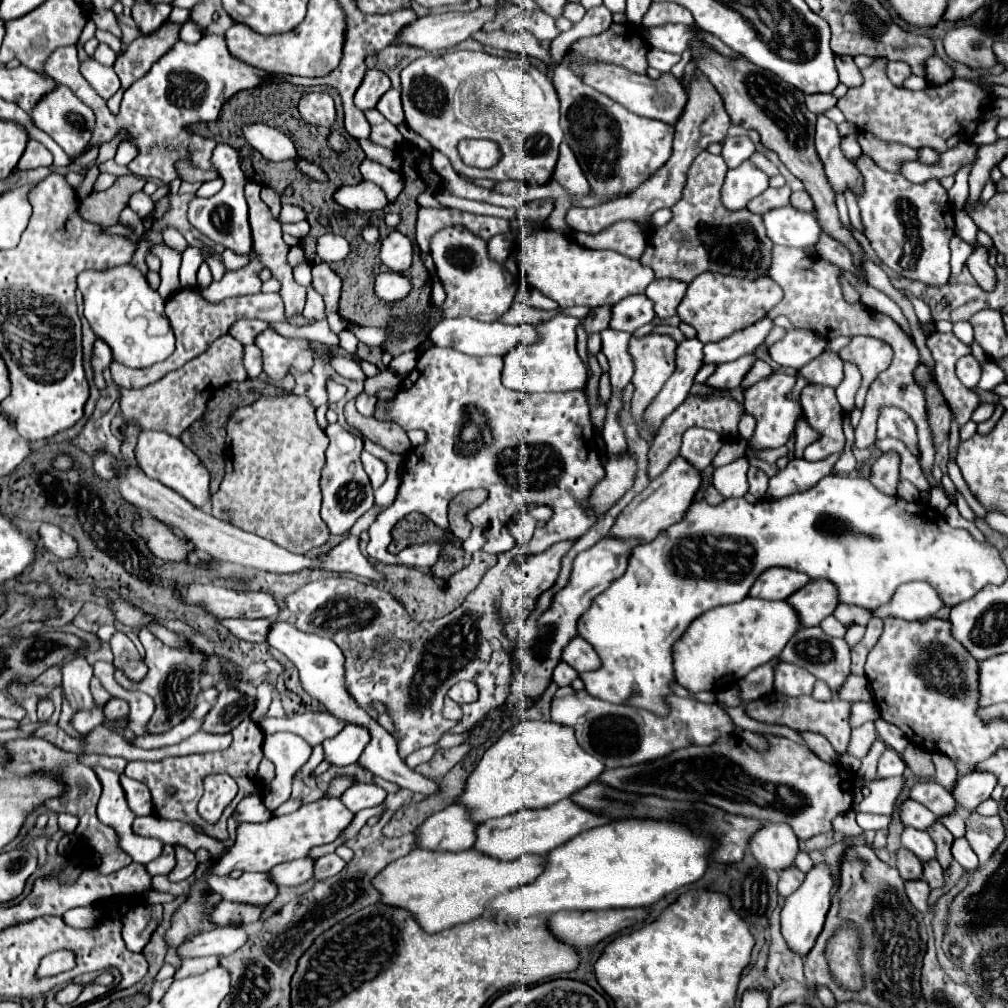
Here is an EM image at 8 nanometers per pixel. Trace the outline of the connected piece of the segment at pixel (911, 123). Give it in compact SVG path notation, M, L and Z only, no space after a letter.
M877 58L869 68L861 70L865 78L863 86L853 88L843 98L839 98L837 108L849 122L853 122L863 132L875 134L881 140L901 142L911 148L929 146L939 154L973 138L981 120L983 104L991 102L981 86L955 78L941 86L927 86L925 90L911 92L889 82L885 64L885 58Z

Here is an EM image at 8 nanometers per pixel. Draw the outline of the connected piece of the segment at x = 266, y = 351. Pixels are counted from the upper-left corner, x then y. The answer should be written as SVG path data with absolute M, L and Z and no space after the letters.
M271 328L257 334L255 346L261 350L263 372L279 382L291 368L297 372L307 372L313 366L313 350L307 338L285 338Z

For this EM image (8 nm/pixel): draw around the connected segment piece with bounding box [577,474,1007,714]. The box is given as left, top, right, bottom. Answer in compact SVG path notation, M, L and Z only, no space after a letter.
M829 474L807 492L789 494L781 500L763 498L755 504L749 504L745 498L729 498L719 506L701 500L689 508L683 522L669 526L653 542L637 546L629 558L627 572L613 580L577 620L579 636L597 650L603 662L599 670L581 674L585 690L613 704L667 714L667 702L663 698L671 694L669 684L675 680L671 656L675 640L703 612L741 602L757 576L773 566L803 572L811 578L829 578L839 588L841 602L871 610L889 602L895 588L913 580L929 582L945 606L951 608L973 598L983 586L997 586L1007 578L1007 566L993 544L977 542L967 530L951 528L945 516L923 500L905 502L897 496L881 494L867 478Z

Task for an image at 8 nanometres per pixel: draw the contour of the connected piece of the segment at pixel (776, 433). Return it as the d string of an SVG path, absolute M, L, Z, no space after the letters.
M773 372L769 378L749 386L745 392L743 392L743 406L745 406L745 412L751 414L757 424L755 424L755 432L753 436L749 438L749 446L753 450L765 450L765 448L779 448L783 446L789 436L795 432L795 424L797 420L801 418L803 414L803 408L801 408L801 402L795 402L795 400L789 400L787 396L791 394L795 386L795 376L793 374L783 374L783 372Z

